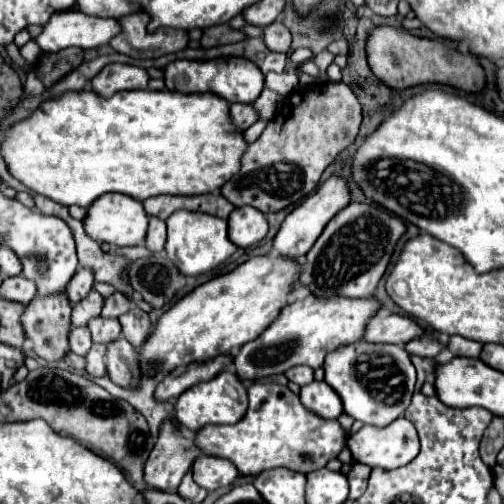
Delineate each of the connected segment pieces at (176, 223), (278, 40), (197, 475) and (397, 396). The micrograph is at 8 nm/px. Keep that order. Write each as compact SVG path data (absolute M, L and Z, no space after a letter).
M176 211L166 219L166 227L168 227L166 253L178 265L182 275L208 273L236 251L236 245L228 241L228 225L220 217L192 211Z
M274 21L272 25L268 25L268 27L264 29L264 43L268 43L268 47L270 47L272 51L288 53L290 41L292 41L292 37L290 37L288 29L286 29L282 23L278 23L278 21Z
M202 455L194 461L192 475L194 475L194 481L200 487L204 487L206 491L214 491L218 487L230 485L240 473L238 473L236 465L232 465L226 459L212 457L212 455Z
M368 341L342 345L326 355L324 371L324 381L340 395L344 411L354 419L376 427L386 427L404 415L416 383L416 369L410 363L410 355L400 345L376 345Z

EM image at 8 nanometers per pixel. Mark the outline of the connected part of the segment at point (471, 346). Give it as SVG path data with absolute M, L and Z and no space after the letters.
M454 335L454 337L450 337L448 349L450 349L456 357L480 357L482 343L480 343L480 341L466 339L466 337L460 337L460 335Z

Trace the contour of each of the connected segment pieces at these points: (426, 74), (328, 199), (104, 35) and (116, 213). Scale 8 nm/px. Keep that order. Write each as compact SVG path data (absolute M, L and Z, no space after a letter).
M378 27L372 31L368 37L368 63L372 73L384 81L386 87L396 91L424 83L450 85L466 93L480 93L486 87L484 69L472 55L462 55L442 41L414 37L408 31L398 31L394 27Z
M332 175L330 179L326 179L316 193L312 193L302 205L298 205L282 223L276 239L274 239L274 247L272 251L278 253L278 255L288 255L288 257L302 257L310 251L310 247L314 245L314 241L320 237L322 229L326 227L326 223L340 211L344 209L346 205L350 203L350 191L348 191L348 185L342 177L336 177Z
M60 11L50 17L44 31L36 37L36 43L44 53L56 53L66 47L94 49L108 45L120 31L118 19L104 19L82 11Z
M106 193L100 195L88 207L86 217L84 217L84 231L98 243L110 243L116 247L126 247L126 245L138 245L144 241L148 229L148 215L144 213L144 207L140 201L122 195L122 193Z

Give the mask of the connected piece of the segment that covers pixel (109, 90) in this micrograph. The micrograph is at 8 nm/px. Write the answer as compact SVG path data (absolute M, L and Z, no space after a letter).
M112 63L112 65L106 65L92 79L92 91L100 97L112 97L118 91L146 89L148 81L150 81L150 77L142 67Z

